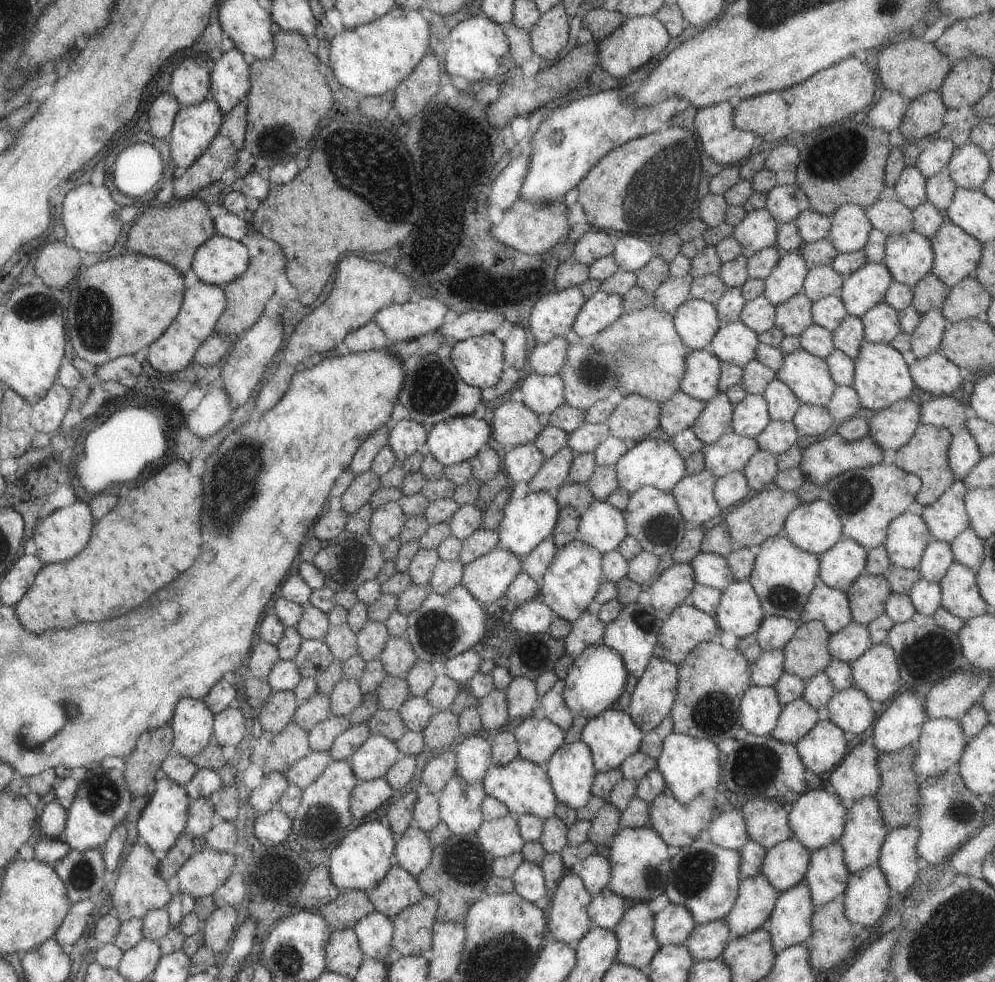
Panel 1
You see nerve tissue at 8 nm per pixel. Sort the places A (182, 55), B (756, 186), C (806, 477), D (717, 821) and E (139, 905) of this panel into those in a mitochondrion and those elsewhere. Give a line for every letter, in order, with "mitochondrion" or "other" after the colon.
A: other
B: other
C: other
D: other
E: other

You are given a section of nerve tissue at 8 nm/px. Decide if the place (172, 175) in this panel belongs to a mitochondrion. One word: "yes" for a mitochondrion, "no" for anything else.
no

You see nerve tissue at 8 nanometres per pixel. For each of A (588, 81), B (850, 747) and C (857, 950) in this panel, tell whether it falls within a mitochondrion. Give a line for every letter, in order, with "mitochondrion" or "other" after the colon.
A: other
B: other
C: other

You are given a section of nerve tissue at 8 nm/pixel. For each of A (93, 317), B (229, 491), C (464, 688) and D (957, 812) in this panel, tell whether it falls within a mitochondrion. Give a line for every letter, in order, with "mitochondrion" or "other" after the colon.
A: mitochondrion
B: mitochondrion
C: other
D: mitochondrion

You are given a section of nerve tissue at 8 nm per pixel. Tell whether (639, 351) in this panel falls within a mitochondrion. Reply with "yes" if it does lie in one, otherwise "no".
yes

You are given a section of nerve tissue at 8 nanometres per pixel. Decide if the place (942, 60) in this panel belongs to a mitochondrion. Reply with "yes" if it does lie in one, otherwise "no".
no

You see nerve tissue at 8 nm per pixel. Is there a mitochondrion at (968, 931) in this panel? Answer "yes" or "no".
yes

